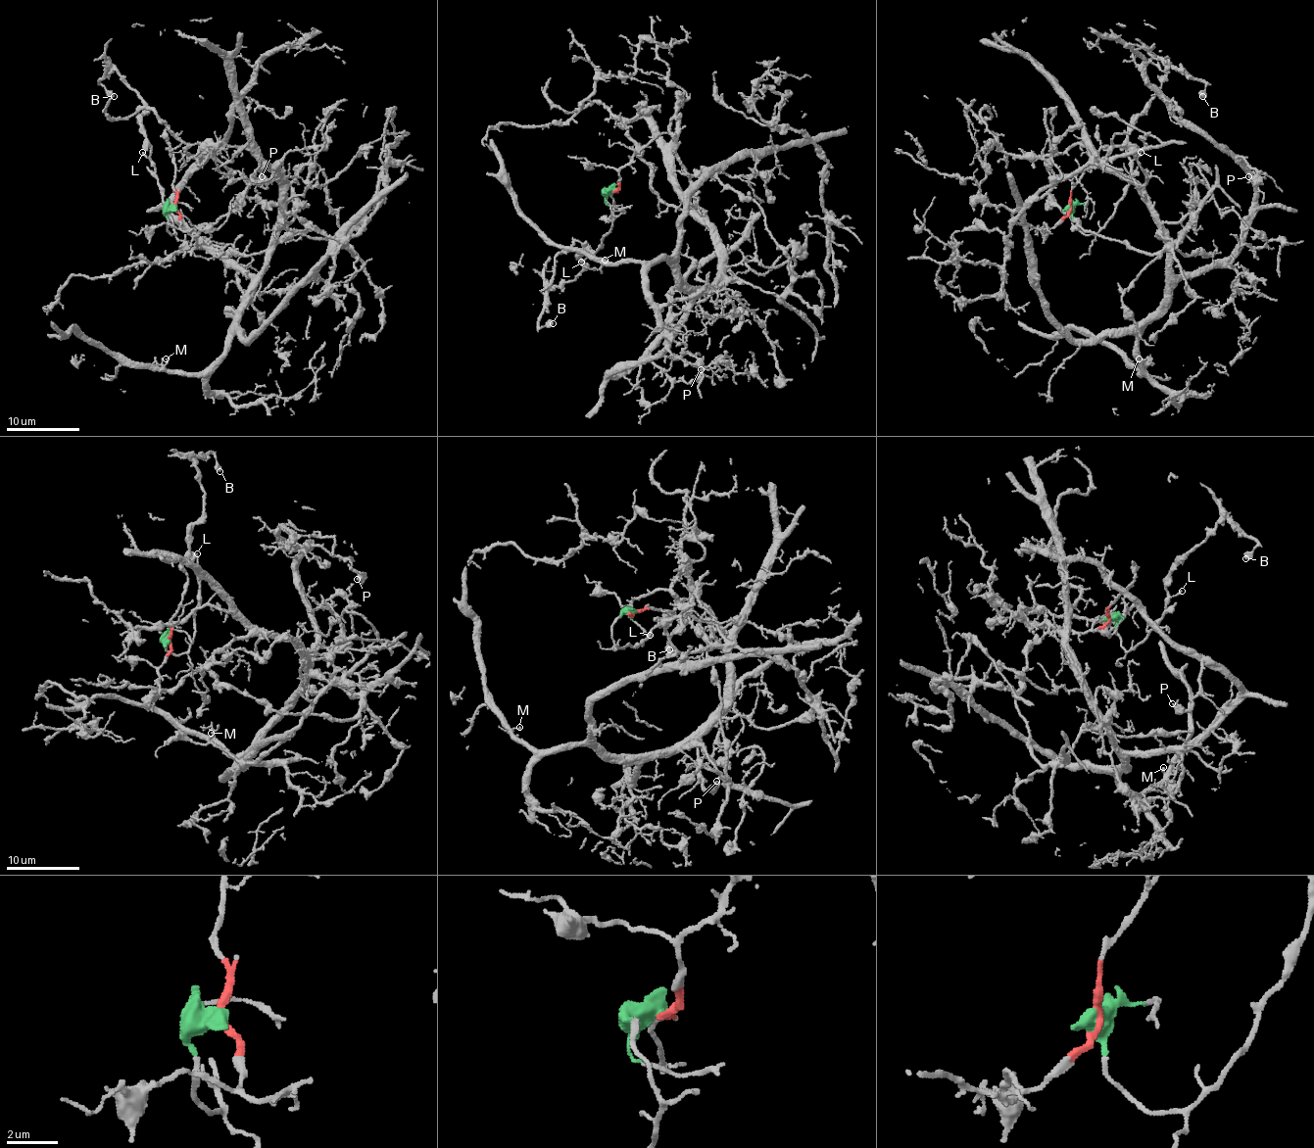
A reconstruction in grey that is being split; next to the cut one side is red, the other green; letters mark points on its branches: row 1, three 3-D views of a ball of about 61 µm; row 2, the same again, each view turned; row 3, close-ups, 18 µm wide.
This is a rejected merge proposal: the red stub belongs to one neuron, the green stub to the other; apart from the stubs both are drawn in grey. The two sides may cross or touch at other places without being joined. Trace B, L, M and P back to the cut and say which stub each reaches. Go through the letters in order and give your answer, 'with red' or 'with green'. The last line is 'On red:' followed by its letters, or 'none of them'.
B: with green
L: with green
M: with red
P: with red
On red: M, P

